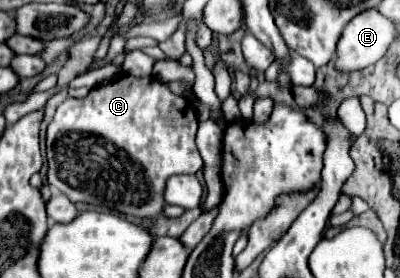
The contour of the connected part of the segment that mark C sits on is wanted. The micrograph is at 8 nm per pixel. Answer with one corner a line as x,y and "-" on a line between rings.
120,75
114,83
92,89
84,99
68,97
48,125
46,153
48,153
48,185
64,193
72,203
84,201
102,205
122,215
154,219
162,215
166,205
164,185
172,175
198,173
204,161
196,147
198,117
186,109
186,99
170,93
170,89
156,77

